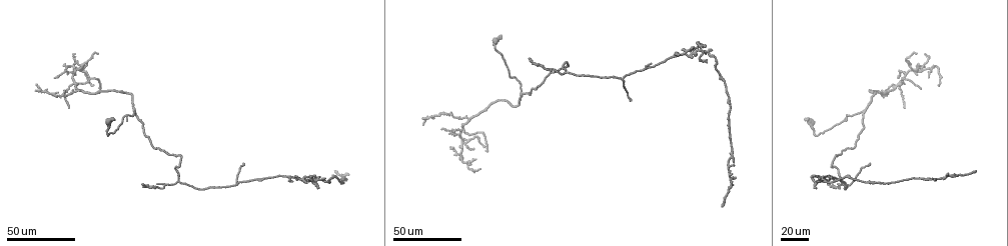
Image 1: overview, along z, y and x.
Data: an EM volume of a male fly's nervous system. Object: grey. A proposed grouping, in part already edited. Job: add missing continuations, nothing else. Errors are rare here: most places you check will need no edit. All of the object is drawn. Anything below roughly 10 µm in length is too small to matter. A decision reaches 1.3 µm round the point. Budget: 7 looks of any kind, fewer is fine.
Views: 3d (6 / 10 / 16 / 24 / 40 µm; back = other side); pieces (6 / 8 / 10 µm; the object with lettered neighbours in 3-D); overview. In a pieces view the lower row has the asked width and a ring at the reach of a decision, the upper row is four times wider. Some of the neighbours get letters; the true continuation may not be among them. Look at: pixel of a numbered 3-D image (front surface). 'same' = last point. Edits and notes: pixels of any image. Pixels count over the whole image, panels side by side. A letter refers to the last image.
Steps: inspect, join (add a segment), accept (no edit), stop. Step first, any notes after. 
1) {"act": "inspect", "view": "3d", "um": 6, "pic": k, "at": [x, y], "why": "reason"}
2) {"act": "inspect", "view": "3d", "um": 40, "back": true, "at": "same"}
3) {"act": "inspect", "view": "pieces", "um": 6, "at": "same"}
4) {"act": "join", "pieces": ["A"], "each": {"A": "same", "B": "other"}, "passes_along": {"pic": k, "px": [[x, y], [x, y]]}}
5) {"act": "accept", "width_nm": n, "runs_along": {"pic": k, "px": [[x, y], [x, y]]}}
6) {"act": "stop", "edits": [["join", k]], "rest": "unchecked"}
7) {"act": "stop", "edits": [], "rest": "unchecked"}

{"act": "inspect", "view": "3d", "um": 40, "pic": 1, "at": [244, 165], "why": "end of a long branch"}

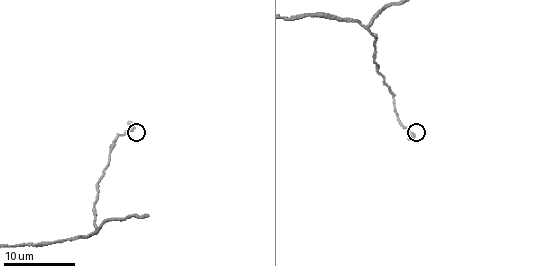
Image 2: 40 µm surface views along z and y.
{"act": "inspect", "view": "pieces", "um": 10, "pic": 2, "at": [409, 137]}

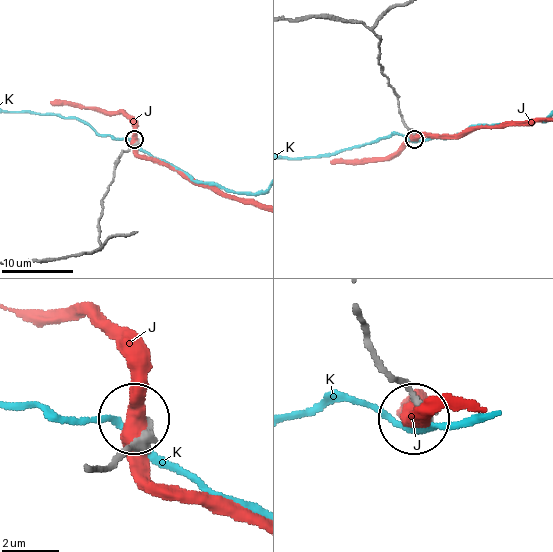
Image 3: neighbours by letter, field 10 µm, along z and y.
{"act": "accept", "each": {"J": "other", "K": "other"}, "runs_along": {"pic": 3, "px": [[98, 221], [115, 163], [134, 138]]}, "found": "none of them fits"}

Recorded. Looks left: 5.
{"act": "inspect", "view": "3d", "um": 24, "pic": 1, "at": [933, 179], "why": "free end"}

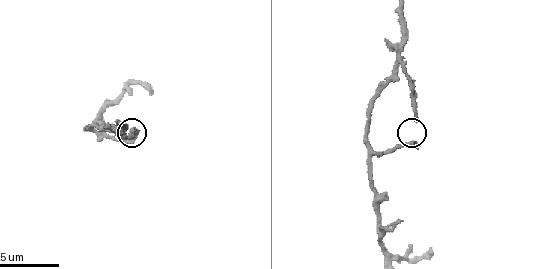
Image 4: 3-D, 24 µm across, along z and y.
{"act": "inspect", "view": "pieces", "um": 8, "pic": 4, "at": [416, 121]}

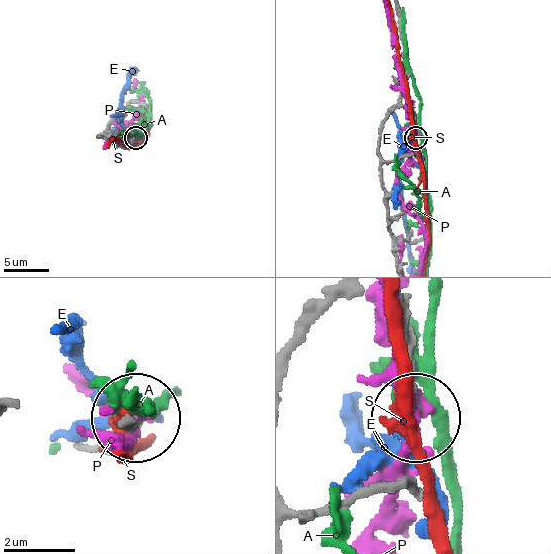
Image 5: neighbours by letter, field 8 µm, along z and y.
{"act": "accept", "each": {"A": "other", "E": "other", "P": "other", "S": "other"}, "found": "none of them fits"}

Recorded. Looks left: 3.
{"act": "inspect", "view": "3d", "um": 24, "pic": 1, "at": [823, 176], "why": "tapers out"}

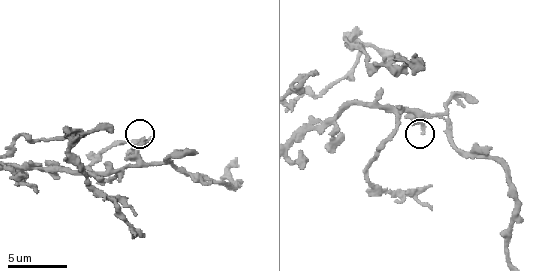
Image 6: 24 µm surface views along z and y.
{"act": "inspect", "view": "pieces", "um": 10, "pic": 6, "at": [422, 132]}

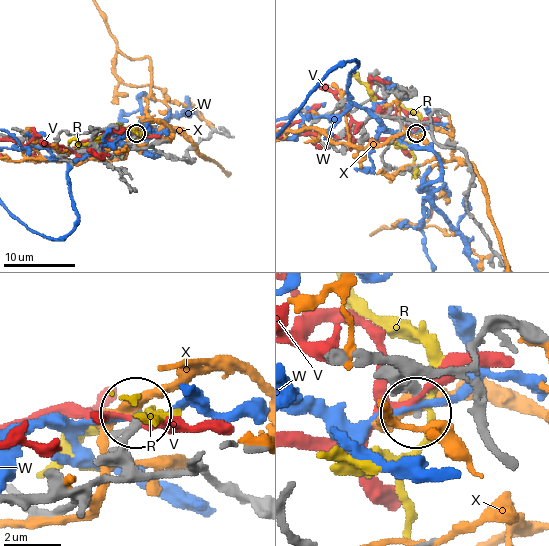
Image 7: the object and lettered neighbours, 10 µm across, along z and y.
{"act": "accept", "each": {"R": "other", "V": "other", "W": "other", "X": "other"}, "found": "none of them fits"}

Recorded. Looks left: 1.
{"act": "stop", "edits": [], "rest": "unchecked"}

